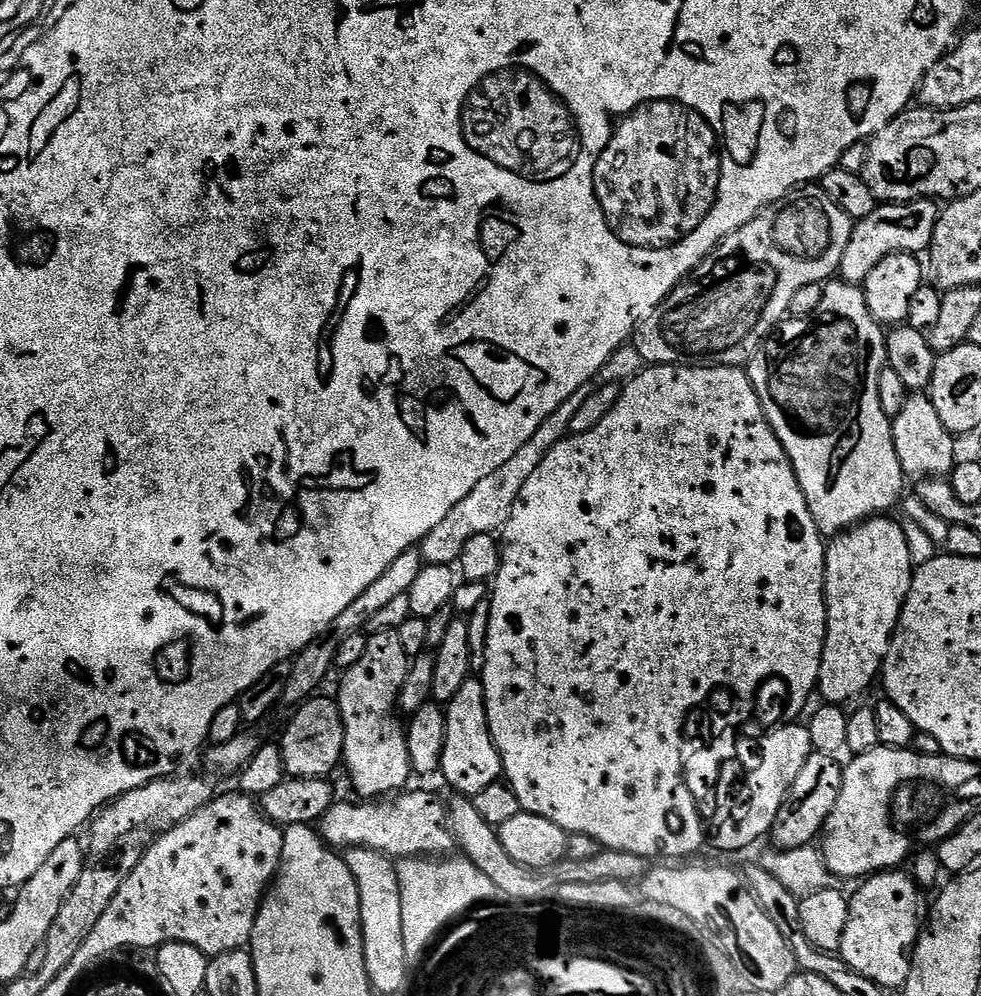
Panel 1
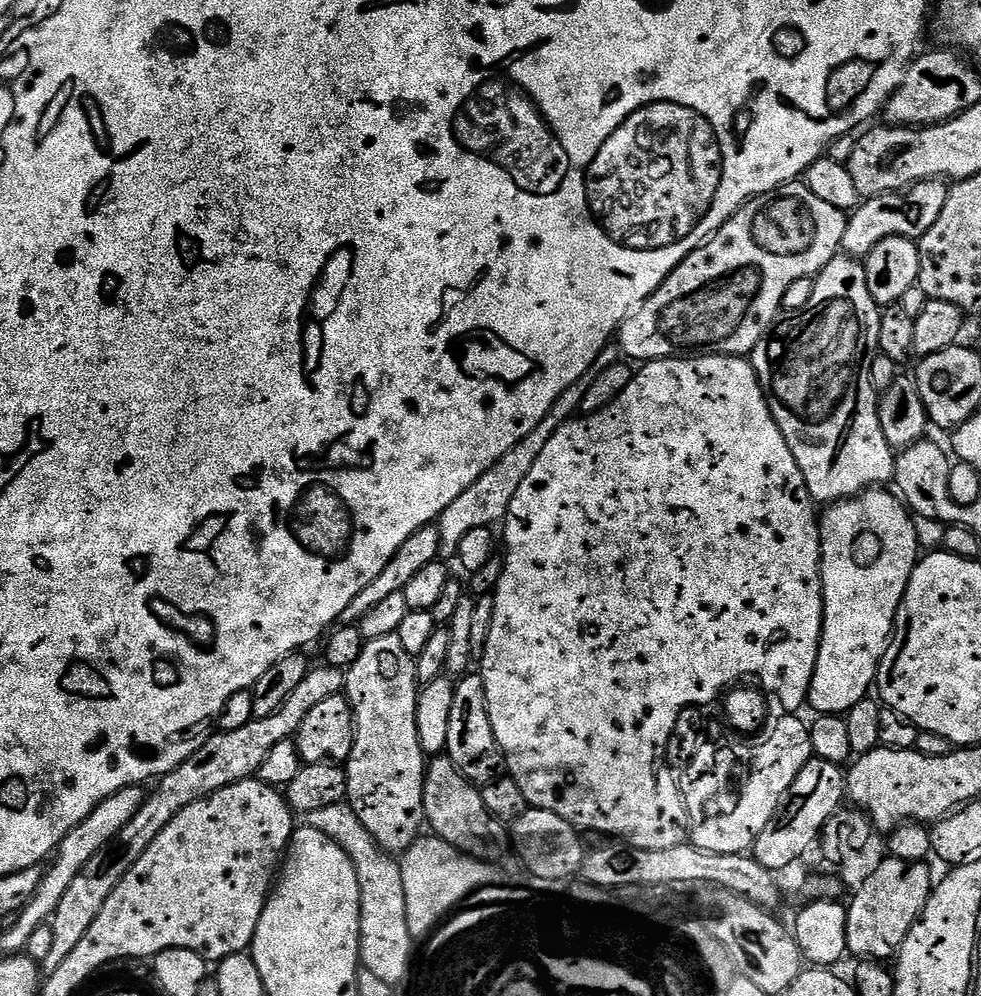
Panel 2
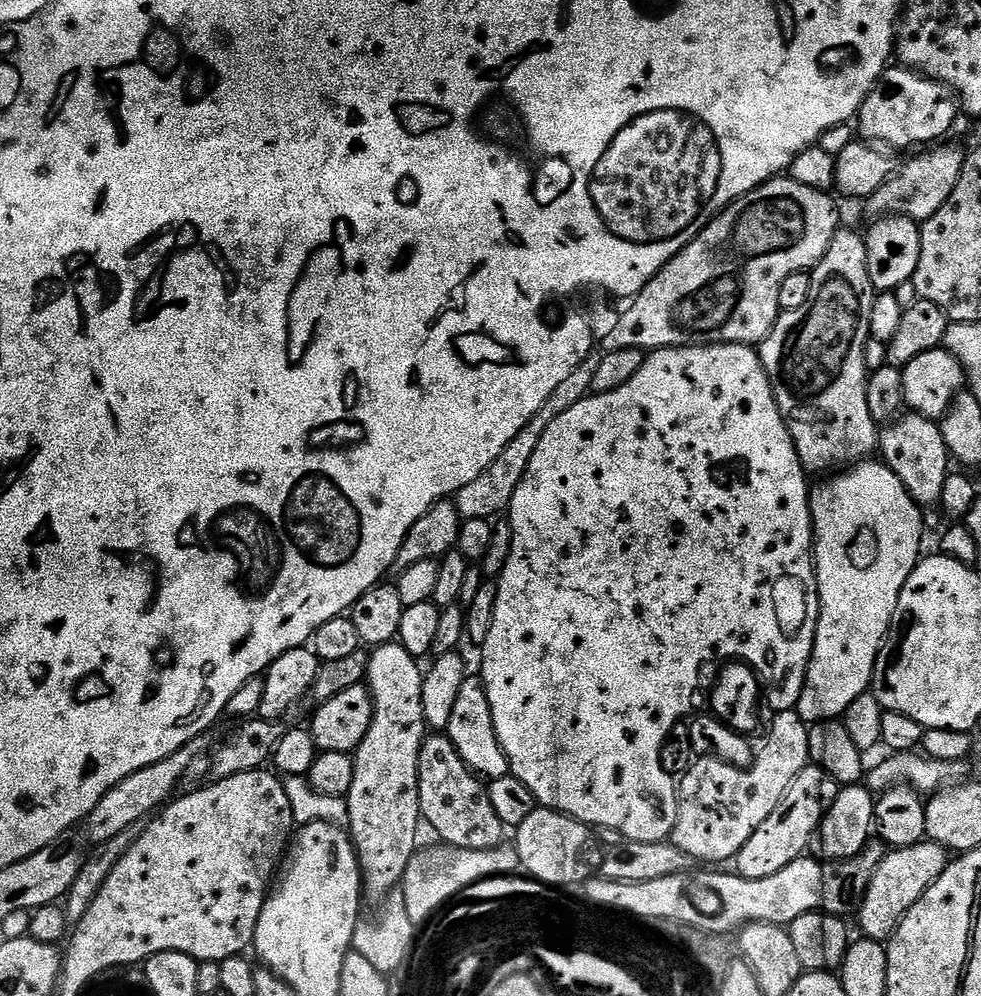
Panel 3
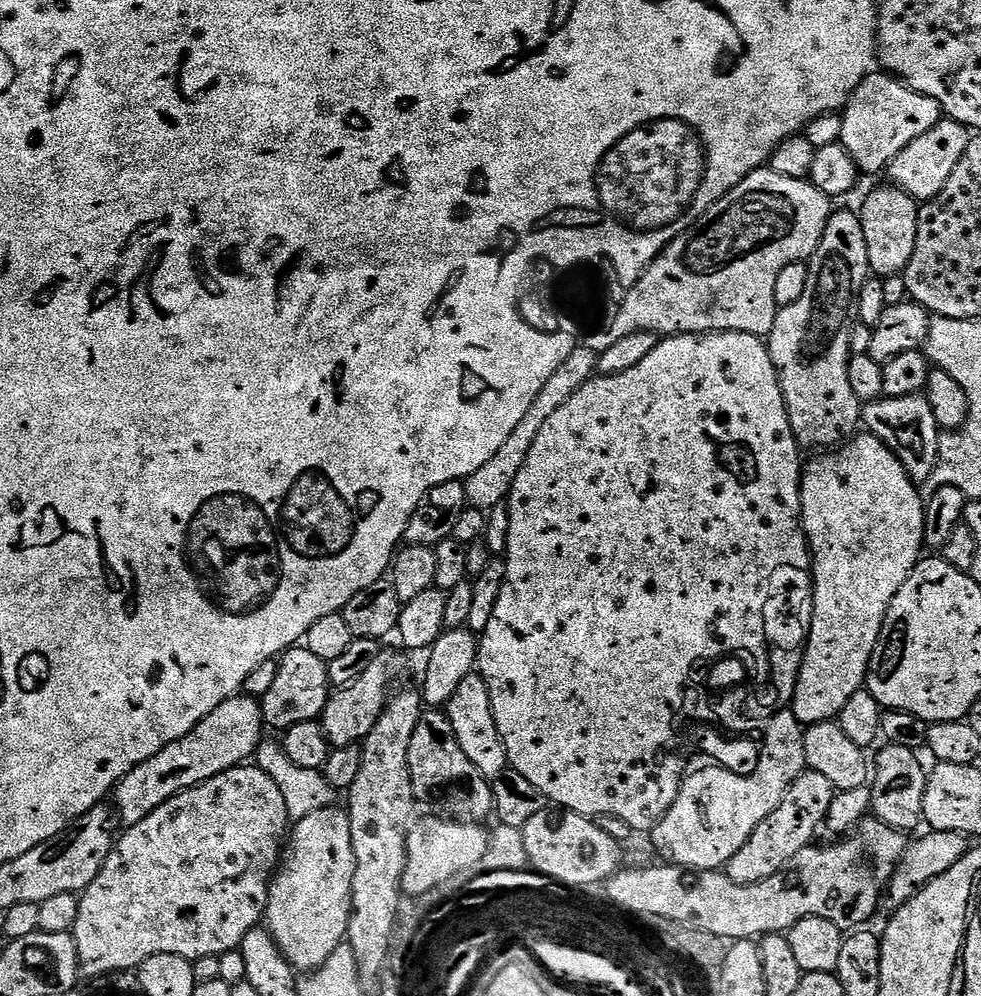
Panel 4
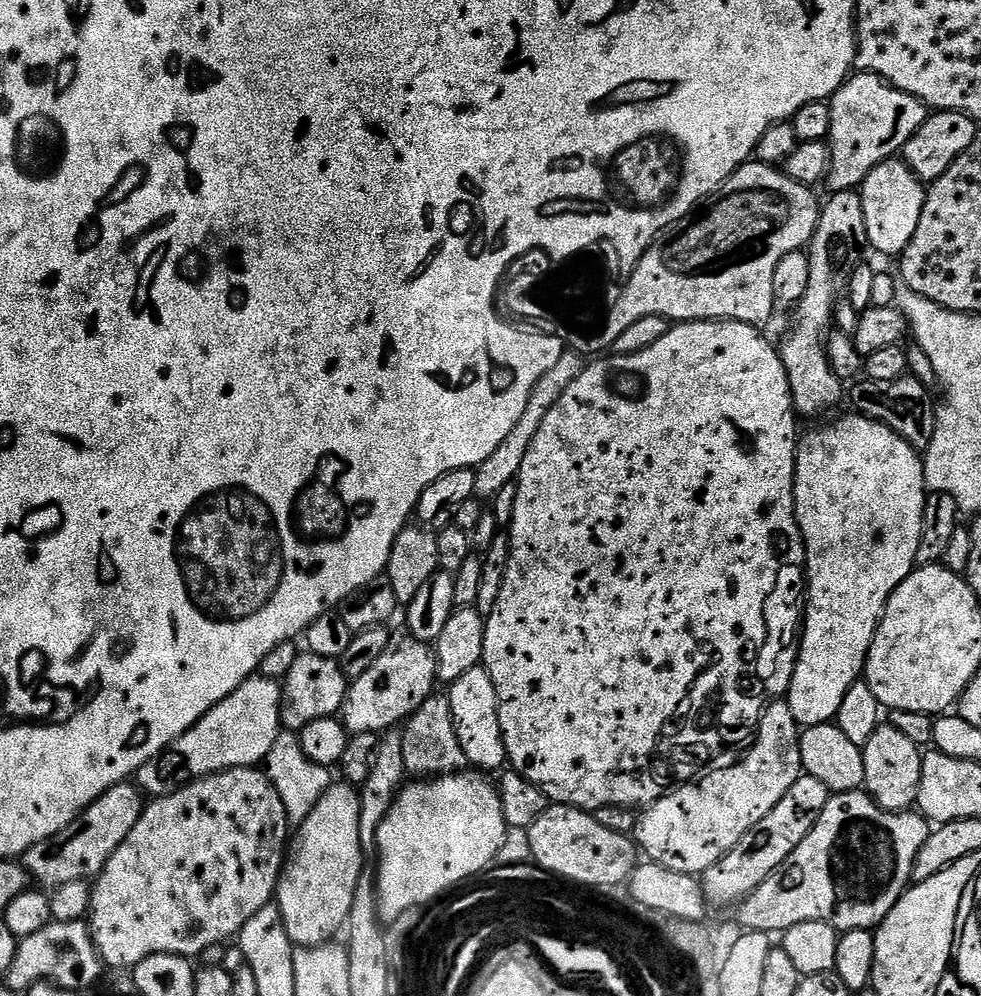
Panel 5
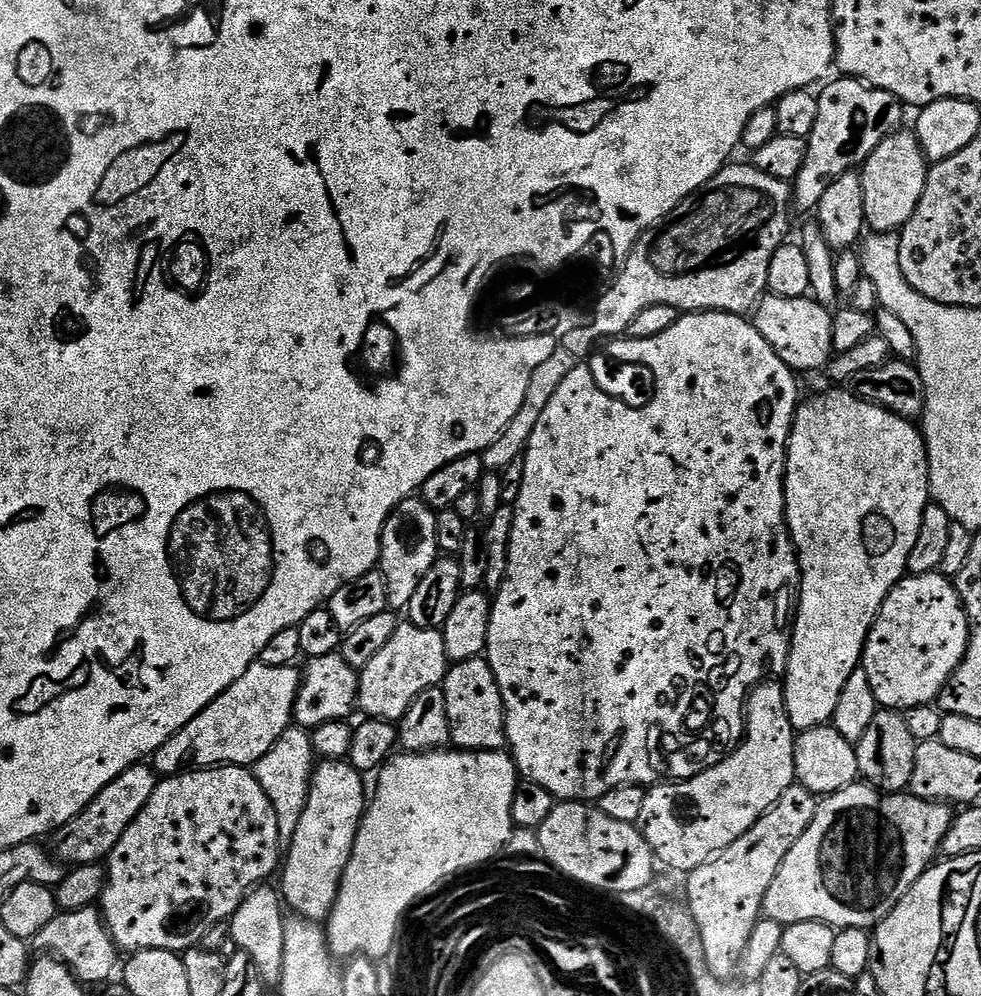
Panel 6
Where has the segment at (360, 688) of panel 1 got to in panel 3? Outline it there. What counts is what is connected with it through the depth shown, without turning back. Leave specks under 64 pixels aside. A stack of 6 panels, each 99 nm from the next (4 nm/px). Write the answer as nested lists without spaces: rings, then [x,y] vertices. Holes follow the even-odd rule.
[[[399,642],[375,645],[368,658],[366,687],[372,696],[372,721],[370,730],[366,730],[366,738],[362,738],[354,753],[354,783],[346,797],[346,828],[352,843],[356,845],[363,891],[373,892],[377,898],[385,898],[401,887],[406,866],[410,866],[410,858],[418,851],[416,835],[422,829],[418,798],[418,754],[426,735],[426,725],[422,710],[424,672],[416,664],[419,664],[417,657],[410,655]]]

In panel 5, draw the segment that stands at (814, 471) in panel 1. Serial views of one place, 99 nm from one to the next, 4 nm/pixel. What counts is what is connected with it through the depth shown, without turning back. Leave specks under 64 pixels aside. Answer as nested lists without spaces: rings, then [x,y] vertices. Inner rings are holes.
[[[859,191],[833,192],[827,198],[829,200],[823,201],[820,210],[816,233],[806,249],[810,262],[810,286],[806,286],[806,294],[802,294],[800,303],[795,305],[796,321],[792,324],[792,333],[778,348],[790,382],[792,405],[801,417],[820,416],[830,411],[843,396],[845,399],[846,388],[830,366],[826,341],[834,328],[836,303],[847,293],[850,278],[862,262],[860,251],[868,244]]]

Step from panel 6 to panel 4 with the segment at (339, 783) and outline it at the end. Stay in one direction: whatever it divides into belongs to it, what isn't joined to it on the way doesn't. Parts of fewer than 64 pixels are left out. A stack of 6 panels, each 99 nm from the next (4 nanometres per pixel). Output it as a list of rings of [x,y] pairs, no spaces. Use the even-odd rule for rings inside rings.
[[[343,807],[314,810],[314,814],[295,821],[286,855],[268,886],[266,913],[266,927],[293,968],[319,970],[335,948],[345,943],[355,869],[350,818]]]

